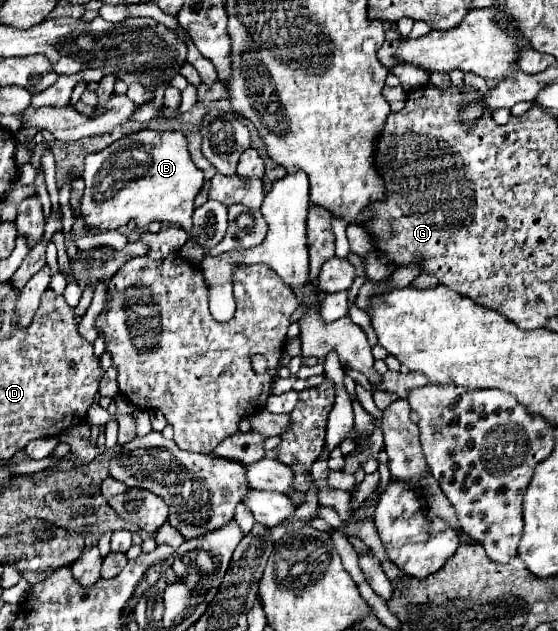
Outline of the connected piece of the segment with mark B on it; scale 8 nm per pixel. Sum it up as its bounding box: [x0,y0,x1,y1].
[80,130,204,236]

